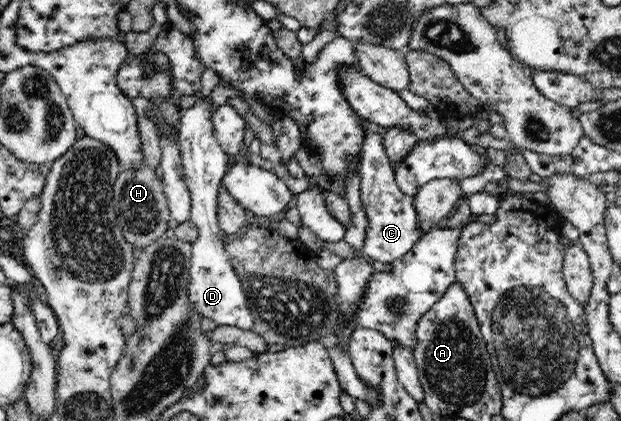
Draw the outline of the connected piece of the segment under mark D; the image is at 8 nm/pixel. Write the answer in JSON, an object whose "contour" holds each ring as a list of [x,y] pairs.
{"contour":[[[210,97],[198,99],[192,107],[182,109],[178,128],[177,137],[184,167],[184,180],[192,198],[191,220],[198,230],[198,237],[191,245],[189,305],[199,313],[200,319],[209,317],[218,326],[229,325],[252,332],[255,326],[253,317],[242,282],[224,250],[222,231],[218,225],[218,214],[216,214],[218,213],[218,187],[225,175],[230,155],[224,152],[216,137],[216,130],[212,123]]]}

